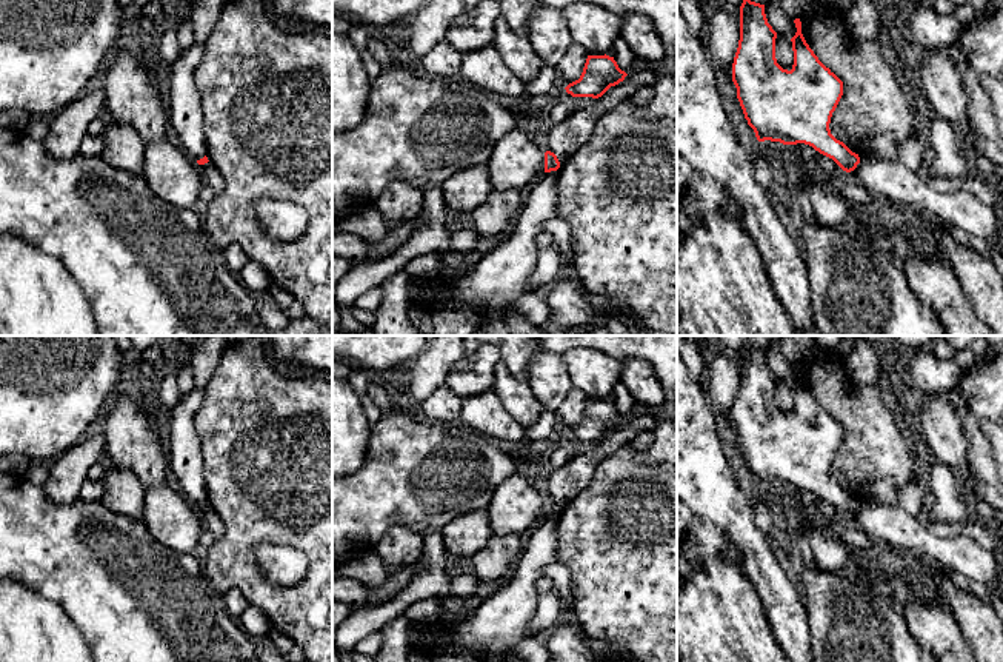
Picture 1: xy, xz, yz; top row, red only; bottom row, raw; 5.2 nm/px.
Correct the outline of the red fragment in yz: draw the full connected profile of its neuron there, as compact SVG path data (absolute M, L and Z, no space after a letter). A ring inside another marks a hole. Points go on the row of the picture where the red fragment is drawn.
M743 0L740 40L732 63L737 99L758 142L805 143L851 172L860 157L829 129L843 95L843 82L809 48L800 18L794 23L794 65L788 71L777 63L777 32L768 23L765 5Z

